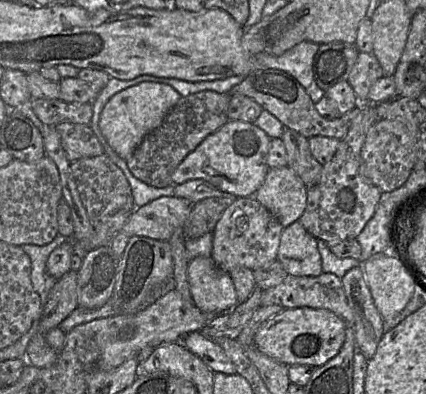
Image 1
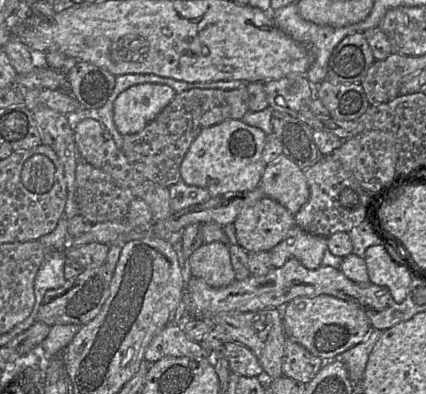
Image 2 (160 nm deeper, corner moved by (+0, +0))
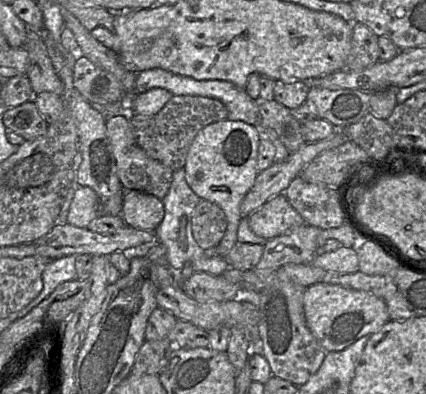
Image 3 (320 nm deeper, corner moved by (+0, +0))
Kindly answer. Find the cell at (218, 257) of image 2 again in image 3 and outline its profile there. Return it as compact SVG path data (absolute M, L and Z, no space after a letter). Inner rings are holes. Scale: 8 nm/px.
M226 119L204 127L189 148L184 166L187 184L202 200L217 204L227 219L227 230L220 243L204 251L208 257L225 258L237 242L237 230L242 219L240 204L258 174L257 156L260 135L261 130L253 125Z

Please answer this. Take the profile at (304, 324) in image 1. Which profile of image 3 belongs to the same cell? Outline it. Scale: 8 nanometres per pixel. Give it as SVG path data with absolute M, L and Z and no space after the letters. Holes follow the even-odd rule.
M316 283L307 287L303 296L303 308L307 327L327 352L344 350L359 338L378 332L390 321L383 299L338 284Z

